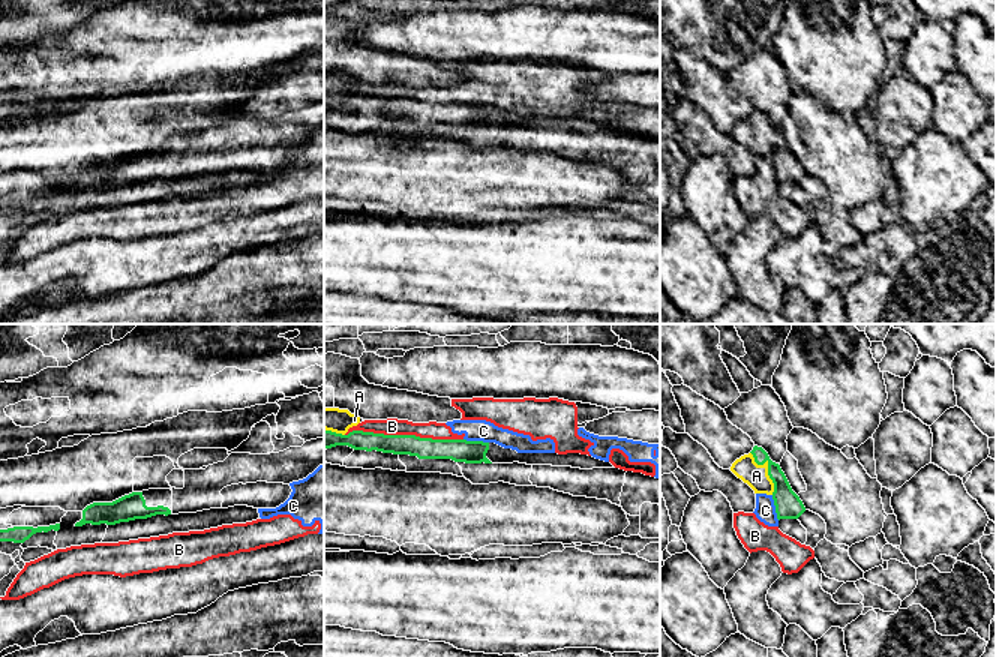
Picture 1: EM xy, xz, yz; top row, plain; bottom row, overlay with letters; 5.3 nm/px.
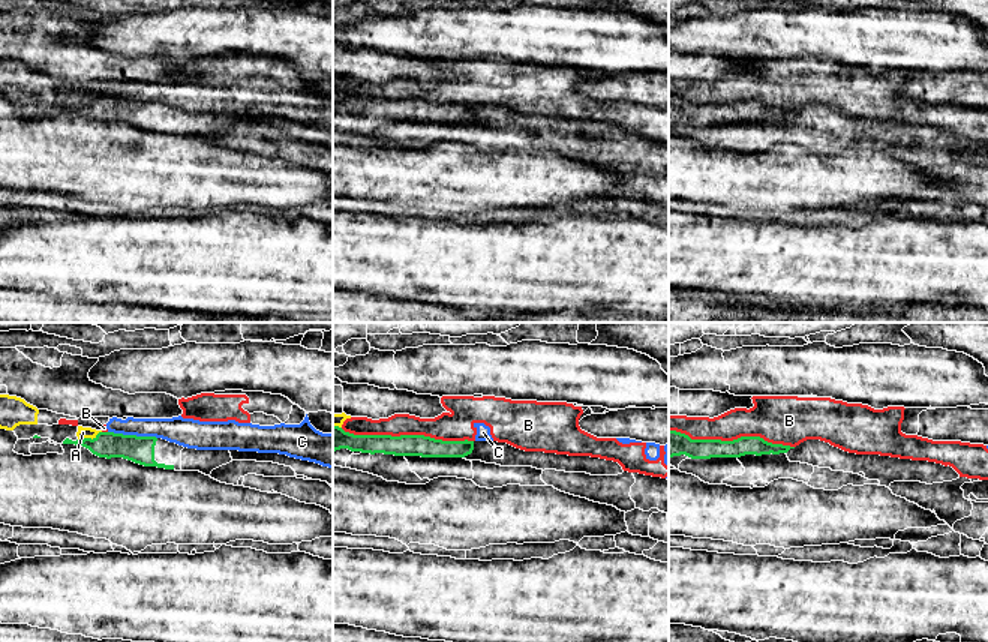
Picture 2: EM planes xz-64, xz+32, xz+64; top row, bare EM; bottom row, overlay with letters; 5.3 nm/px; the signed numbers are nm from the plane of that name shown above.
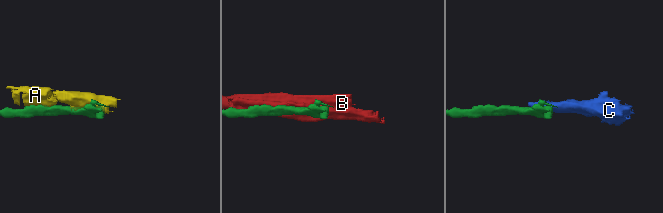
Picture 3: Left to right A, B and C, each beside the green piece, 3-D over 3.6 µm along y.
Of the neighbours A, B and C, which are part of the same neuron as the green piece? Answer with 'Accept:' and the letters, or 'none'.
Accept: A

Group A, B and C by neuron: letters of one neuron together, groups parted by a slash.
A / B C

